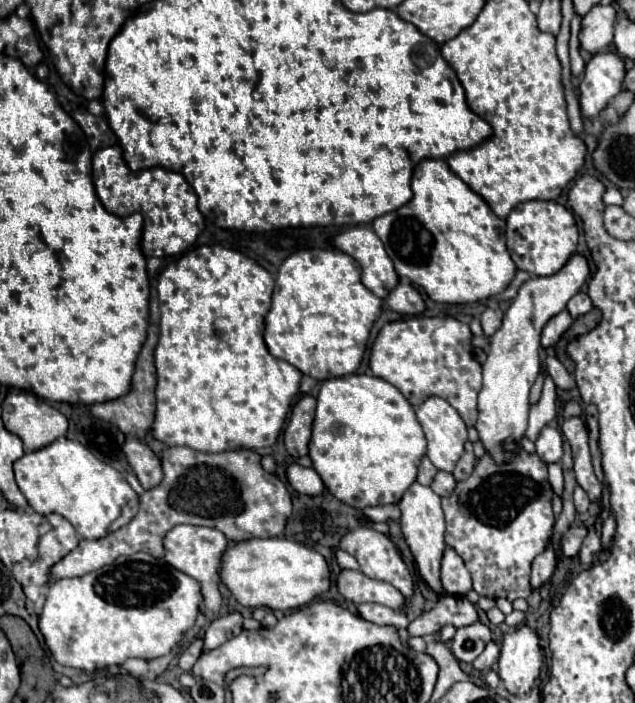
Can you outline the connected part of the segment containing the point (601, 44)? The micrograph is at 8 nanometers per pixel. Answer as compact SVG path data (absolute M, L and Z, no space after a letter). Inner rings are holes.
M595 5L581 21L579 31L581 49L585 49L591 55L609 51L613 43L613 23L615 23L613 5Z

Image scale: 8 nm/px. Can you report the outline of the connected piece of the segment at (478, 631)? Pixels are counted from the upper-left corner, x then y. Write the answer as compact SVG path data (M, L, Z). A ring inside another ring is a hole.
M483 623L459 627L455 637L451 639L451 651L459 661L473 663L475 657L479 657L483 653L489 639L491 639L491 631Z

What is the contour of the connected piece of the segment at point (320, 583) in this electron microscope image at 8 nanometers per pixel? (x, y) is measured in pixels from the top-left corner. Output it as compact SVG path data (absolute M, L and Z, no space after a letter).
M285 537L247 539L227 547L221 557L219 579L241 605L279 611L307 605L313 597L325 593L331 583L323 555L313 546Z

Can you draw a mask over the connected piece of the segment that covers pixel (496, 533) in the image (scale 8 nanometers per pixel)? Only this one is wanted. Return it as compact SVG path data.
M505 443L503 449L511 453L513 459L495 463L489 453L485 453L481 459L475 459L471 477L459 481L455 485L455 491L443 497L443 513L447 521L445 543L453 547L465 561L465 567L469 569L473 579L473 589L485 597L505 597L513 601L517 597L531 595L531 561L545 549L547 539L553 533L555 517L551 511L553 491L547 481L545 461L537 453L527 453L519 443Z

